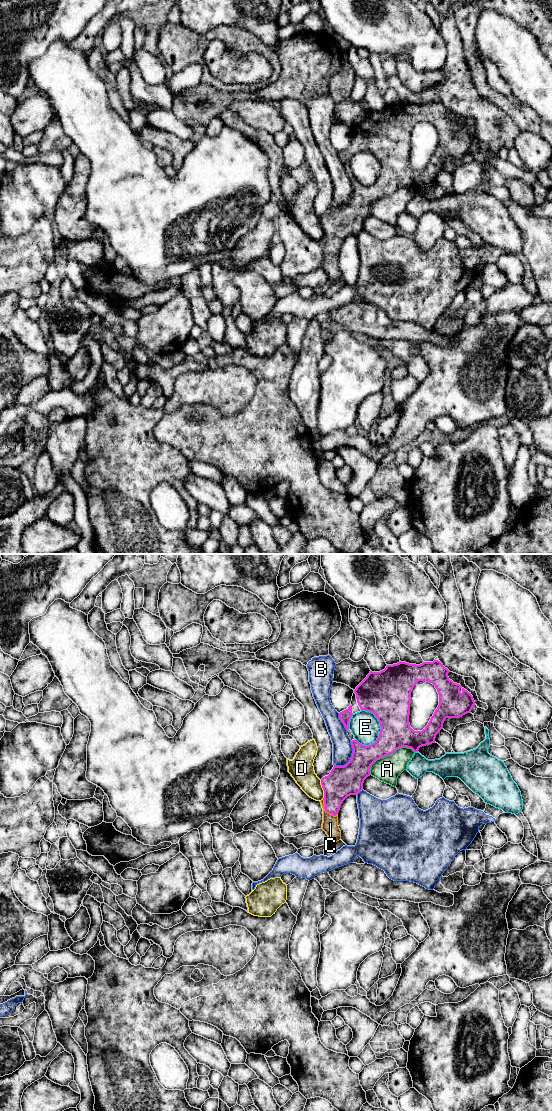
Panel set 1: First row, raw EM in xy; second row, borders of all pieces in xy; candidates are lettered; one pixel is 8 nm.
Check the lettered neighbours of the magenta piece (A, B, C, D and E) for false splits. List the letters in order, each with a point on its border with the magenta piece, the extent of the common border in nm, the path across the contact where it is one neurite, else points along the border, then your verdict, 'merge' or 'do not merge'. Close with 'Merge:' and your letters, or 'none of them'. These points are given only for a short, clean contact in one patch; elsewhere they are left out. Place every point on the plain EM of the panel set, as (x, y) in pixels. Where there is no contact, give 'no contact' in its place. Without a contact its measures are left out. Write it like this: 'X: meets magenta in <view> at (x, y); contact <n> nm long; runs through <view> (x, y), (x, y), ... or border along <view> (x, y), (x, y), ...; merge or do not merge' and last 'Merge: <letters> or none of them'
A: meets magenta in xy at (388, 194); contact 420 nm long; do not merge
B: meets magenta in xy at (350, 198); contact 240 nm long; do not merge
C: meets magenta in xy at (325, 250); contact 180 nm long; runs through xy (340, 223), (331, 244), (325, 250), (330, 255), (330, 263); merge
D: meets magenta in xy at (323, 229); contact 150 nm long; do not merge
E: meets magenta in xy at (380, 165); contact 300 nm long; do not merge
Merge: C

